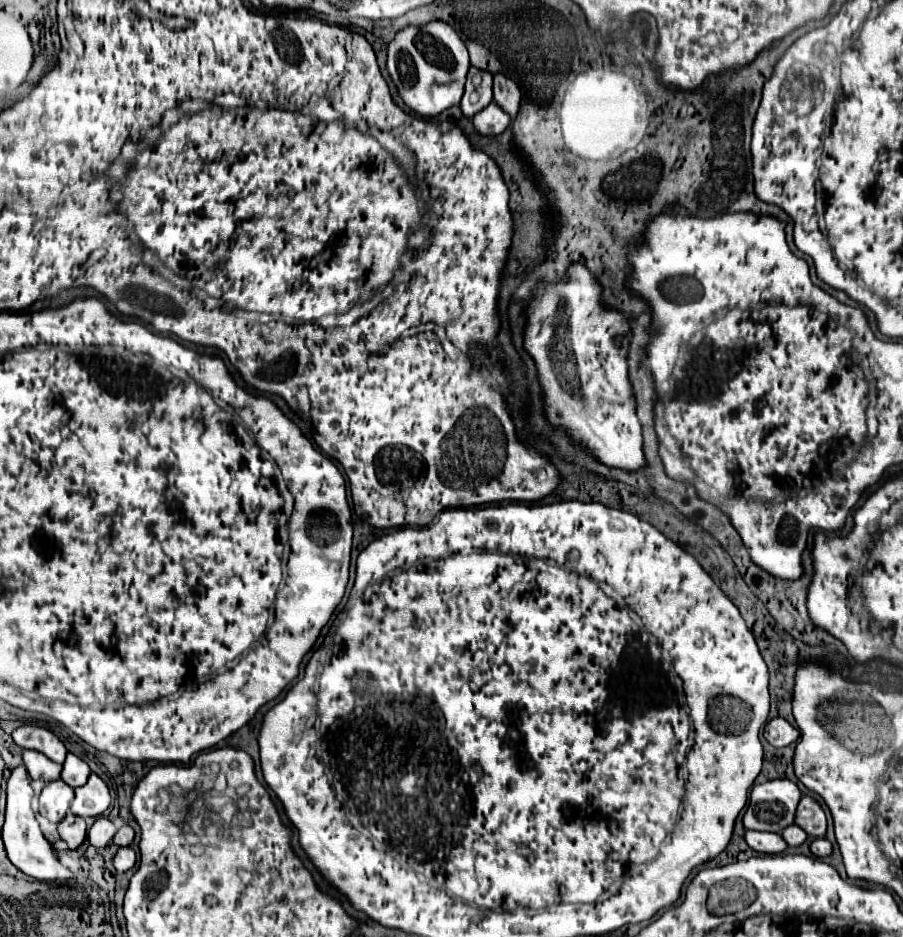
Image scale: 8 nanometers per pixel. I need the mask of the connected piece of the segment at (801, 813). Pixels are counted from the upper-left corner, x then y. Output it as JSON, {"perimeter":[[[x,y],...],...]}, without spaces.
{"perimeter":[[[802,797],[800,799],[794,823],[798,827],[802,827],[810,837],[824,837],[824,833],[826,833],[824,809],[812,797]]]}

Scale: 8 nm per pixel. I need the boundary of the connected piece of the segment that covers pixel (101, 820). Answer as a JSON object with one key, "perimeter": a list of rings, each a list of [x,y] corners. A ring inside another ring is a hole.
{"perimeter":[[[98,817],[88,831],[88,843],[96,849],[102,849],[112,841],[114,833],[116,833],[114,823],[110,823],[106,817]]]}

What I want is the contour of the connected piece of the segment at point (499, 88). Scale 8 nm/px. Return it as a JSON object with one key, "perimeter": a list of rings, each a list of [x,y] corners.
{"perimeter":[[[494,73],[494,101],[506,113],[510,113],[512,119],[516,117],[518,105],[520,105],[520,89],[510,77],[506,77],[502,73]]]}

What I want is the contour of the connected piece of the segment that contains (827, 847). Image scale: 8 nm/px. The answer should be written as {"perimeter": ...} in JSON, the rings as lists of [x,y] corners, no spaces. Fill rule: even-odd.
{"perimeter":[[[814,839],[814,841],[810,843],[810,851],[812,851],[812,855],[816,855],[816,857],[828,857],[828,855],[832,853],[832,845],[830,845],[830,841],[826,841],[826,839]]]}

